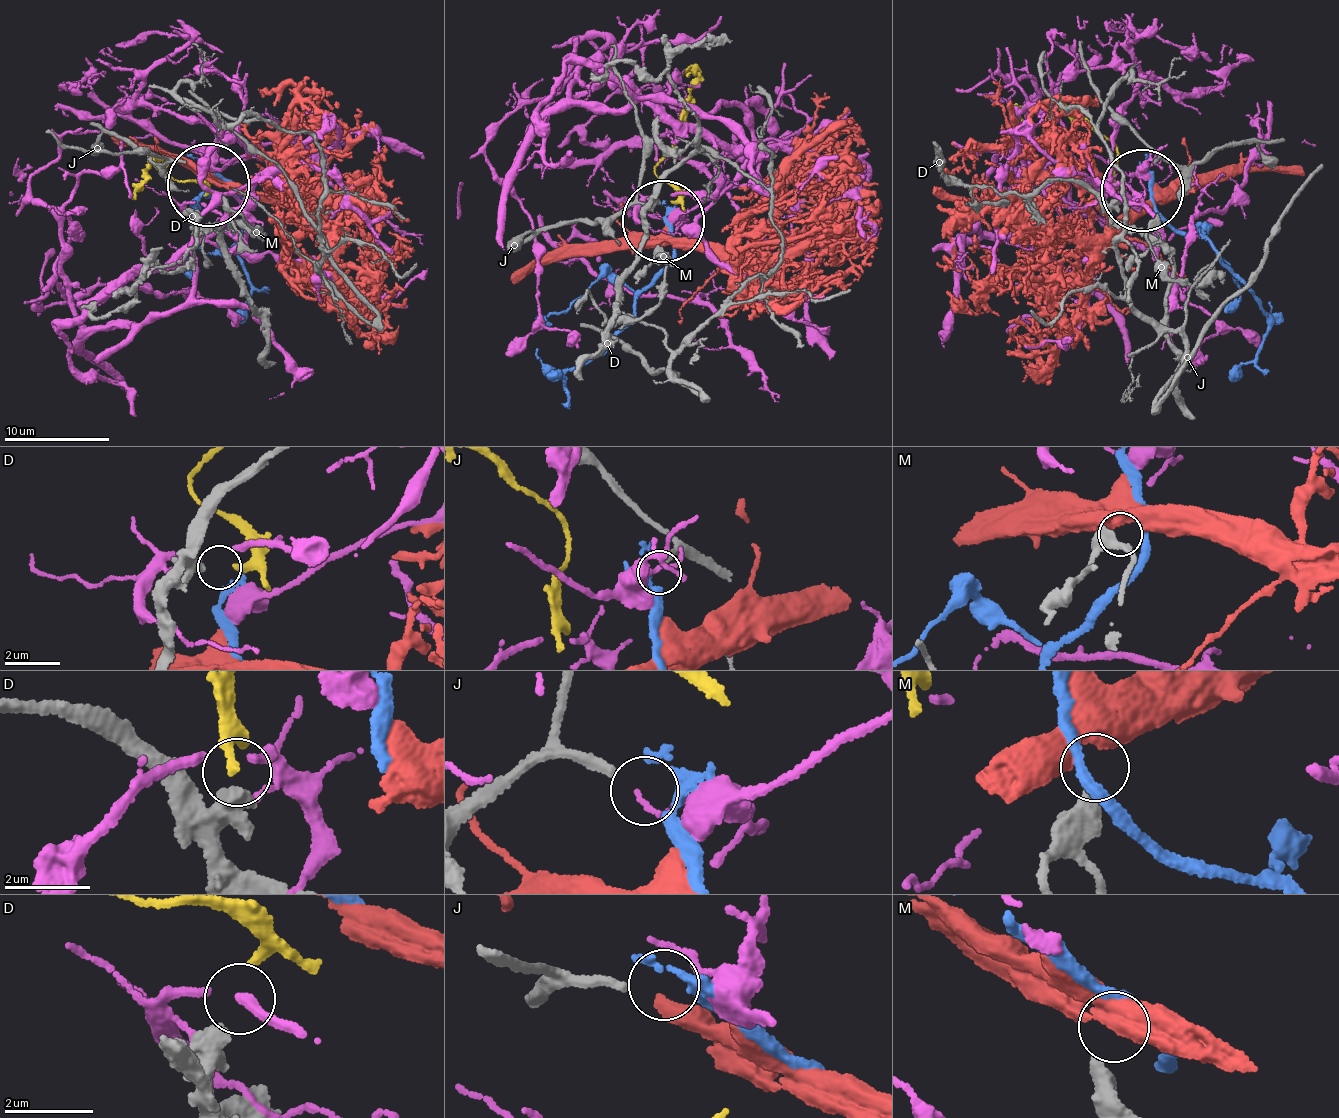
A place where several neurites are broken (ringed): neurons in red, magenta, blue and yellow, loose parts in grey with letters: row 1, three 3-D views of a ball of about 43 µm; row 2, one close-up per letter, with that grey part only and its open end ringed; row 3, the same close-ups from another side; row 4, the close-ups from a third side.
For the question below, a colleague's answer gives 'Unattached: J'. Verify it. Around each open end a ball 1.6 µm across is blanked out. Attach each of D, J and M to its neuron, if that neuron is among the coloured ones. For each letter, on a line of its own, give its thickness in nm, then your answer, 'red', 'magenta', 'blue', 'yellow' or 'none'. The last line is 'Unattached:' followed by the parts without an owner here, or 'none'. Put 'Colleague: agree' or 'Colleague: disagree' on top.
Colleague: disagree
D: 500 nm thick; yellow
J: 220 nm thick; blue
M: 400 nm thick; none
Unattached: M

